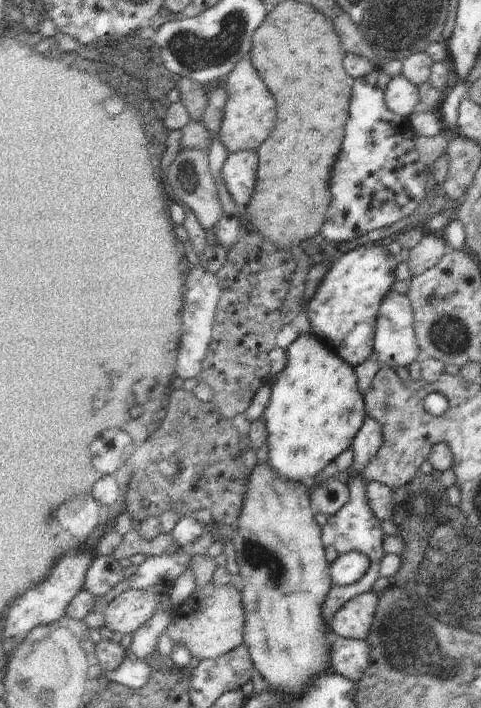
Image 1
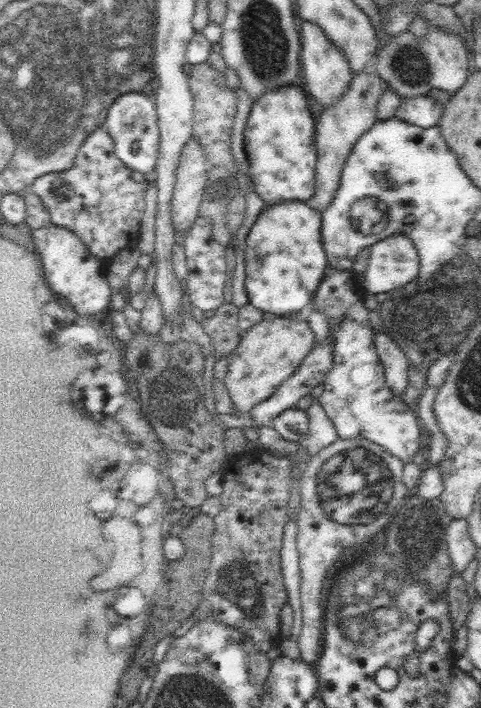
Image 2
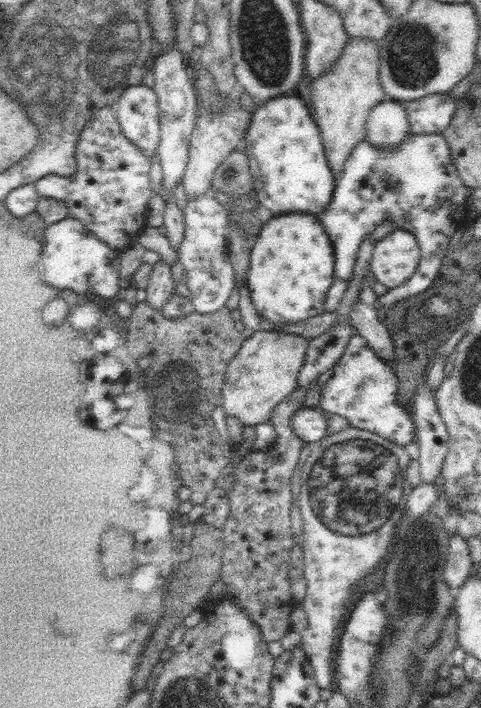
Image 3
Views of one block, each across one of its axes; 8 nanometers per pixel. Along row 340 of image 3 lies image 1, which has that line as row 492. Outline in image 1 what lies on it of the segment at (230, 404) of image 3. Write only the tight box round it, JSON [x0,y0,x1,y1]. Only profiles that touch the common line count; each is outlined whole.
[231,462,333,692]

